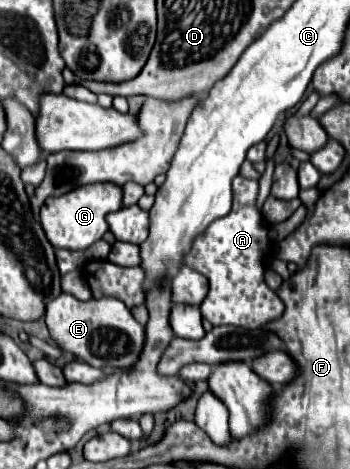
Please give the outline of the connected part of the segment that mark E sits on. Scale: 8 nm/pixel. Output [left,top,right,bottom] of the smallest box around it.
[45,294,145,368]

